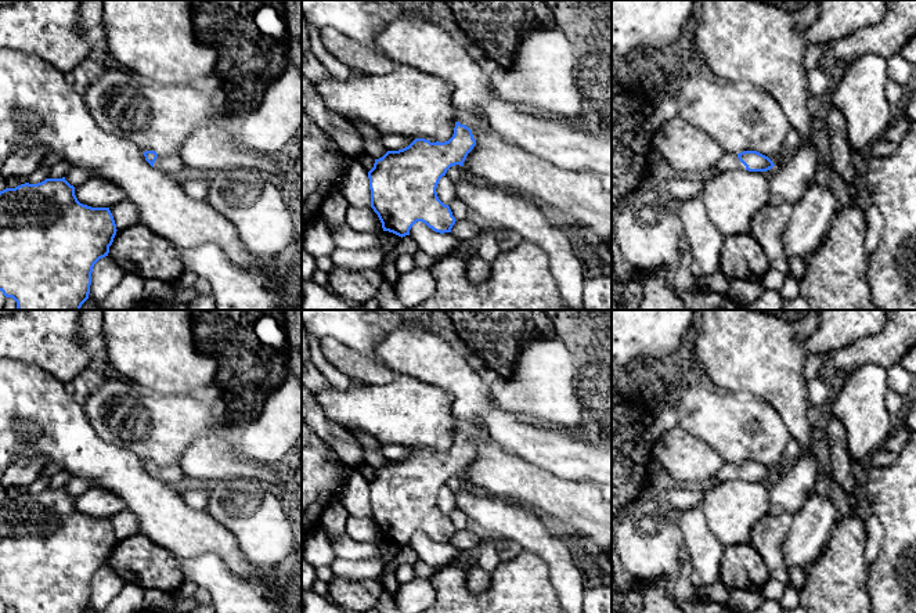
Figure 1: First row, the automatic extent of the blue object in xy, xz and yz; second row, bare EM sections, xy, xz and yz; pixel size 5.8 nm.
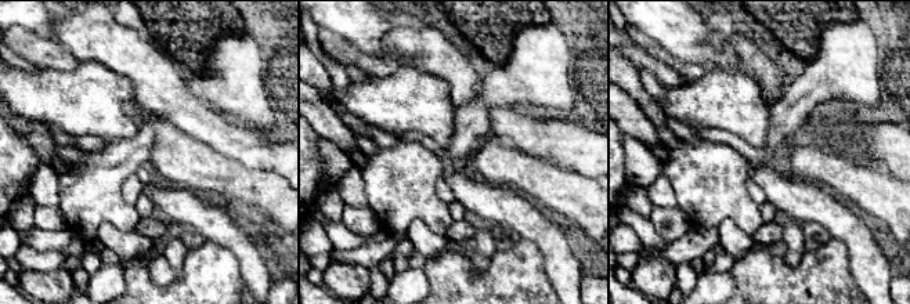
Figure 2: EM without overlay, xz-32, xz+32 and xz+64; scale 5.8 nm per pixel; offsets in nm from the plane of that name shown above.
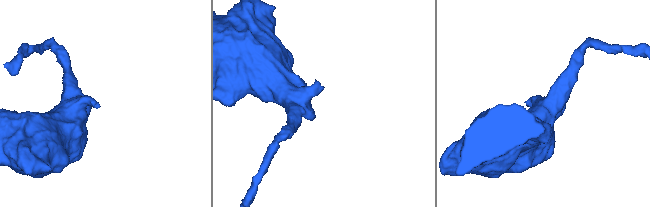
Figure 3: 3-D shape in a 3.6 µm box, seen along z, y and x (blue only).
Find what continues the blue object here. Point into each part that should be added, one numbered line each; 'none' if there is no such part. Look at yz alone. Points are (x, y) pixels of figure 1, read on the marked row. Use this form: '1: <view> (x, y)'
1: yz (728, 162)

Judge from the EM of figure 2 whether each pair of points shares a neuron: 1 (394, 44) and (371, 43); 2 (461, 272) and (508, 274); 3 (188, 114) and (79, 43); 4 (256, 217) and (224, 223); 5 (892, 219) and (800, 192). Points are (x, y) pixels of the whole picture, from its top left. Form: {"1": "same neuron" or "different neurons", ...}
{"1": "different neurons", "2": "same neuron", "3": "same neuron", "4": "different neurons", "5": "different neurons"}

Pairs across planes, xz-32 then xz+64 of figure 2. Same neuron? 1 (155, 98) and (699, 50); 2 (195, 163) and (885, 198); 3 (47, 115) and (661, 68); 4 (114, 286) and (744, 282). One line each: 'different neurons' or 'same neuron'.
1: different neurons
2: same neuron
3: different neurons
4: different neurons

